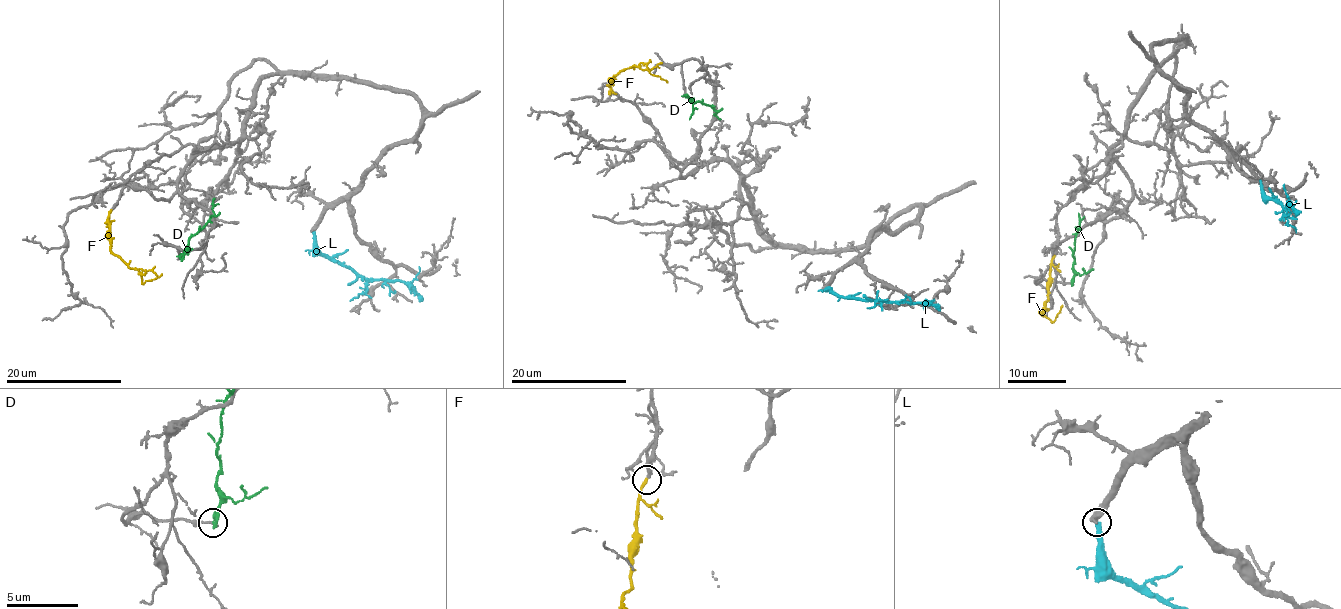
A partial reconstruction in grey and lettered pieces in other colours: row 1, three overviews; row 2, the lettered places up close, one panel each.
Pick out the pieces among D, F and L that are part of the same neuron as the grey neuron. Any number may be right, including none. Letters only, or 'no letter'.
F

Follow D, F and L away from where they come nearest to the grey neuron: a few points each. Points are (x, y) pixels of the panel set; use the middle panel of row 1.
D: (685, 95), (692, 101), (712, 107), (715, 115)
F: (612, 92), (610, 88), (613, 76), (642, 63), (667, 82)
L: (825, 289), (845, 297), (928, 301), (940, 311)

